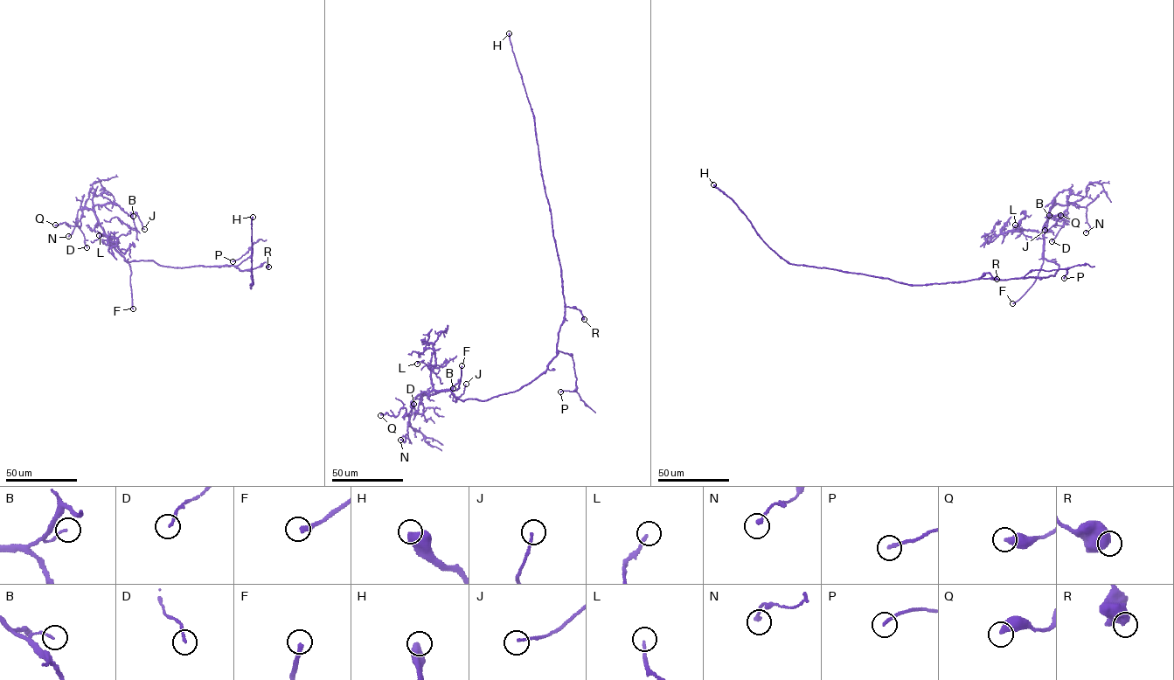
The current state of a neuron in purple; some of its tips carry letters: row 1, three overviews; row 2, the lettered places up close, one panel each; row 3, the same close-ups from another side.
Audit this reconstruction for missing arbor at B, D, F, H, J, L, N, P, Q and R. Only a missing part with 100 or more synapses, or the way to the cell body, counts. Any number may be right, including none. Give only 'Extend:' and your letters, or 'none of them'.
Extend: F, H

